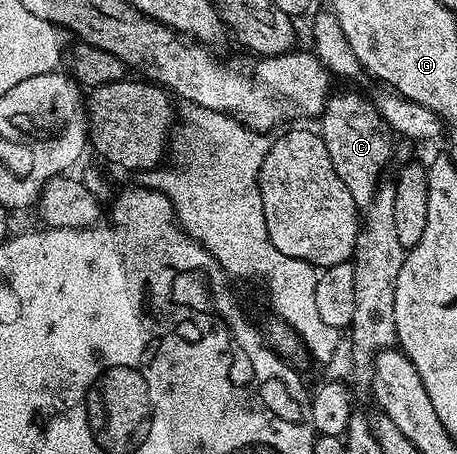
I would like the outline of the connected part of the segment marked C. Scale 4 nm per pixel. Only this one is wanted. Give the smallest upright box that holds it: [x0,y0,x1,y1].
[320,93,390,206]

